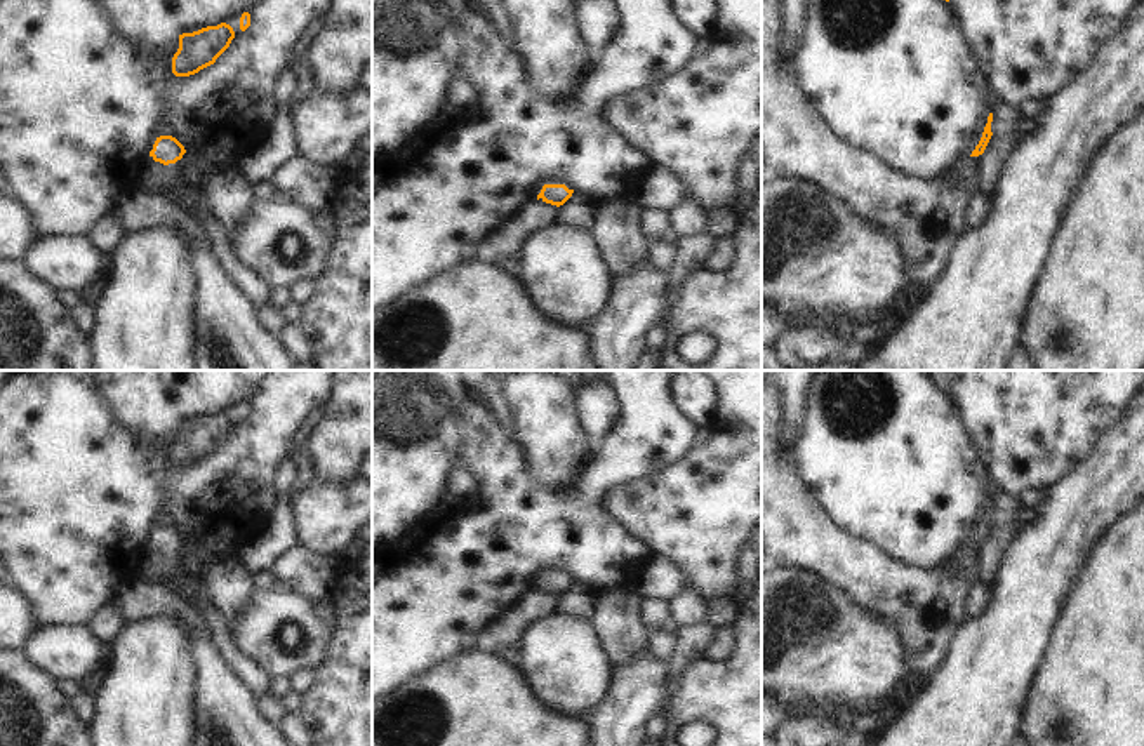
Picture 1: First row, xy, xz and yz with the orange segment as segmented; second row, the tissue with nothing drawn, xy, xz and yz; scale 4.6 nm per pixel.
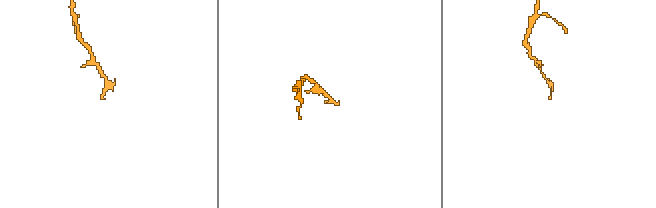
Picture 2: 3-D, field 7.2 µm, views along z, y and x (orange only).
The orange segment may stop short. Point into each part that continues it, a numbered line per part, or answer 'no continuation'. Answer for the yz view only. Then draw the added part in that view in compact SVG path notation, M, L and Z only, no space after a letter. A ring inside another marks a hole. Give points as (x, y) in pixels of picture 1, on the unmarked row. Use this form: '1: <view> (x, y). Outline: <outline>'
1: yz (929, 606). Outline: M762 370L762 555L772 558L777 569L798 567L826 577L843 588L857 603L895 619L909 650L908 675L930 682L948 656L948 647L958 626L968 617L965 598L979 581L979 553L982 544L963 548L949 563L935 570L904 567L880 550L859 541L833 523L822 508L810 497L795 466L793 447L788 442L789 417L782 398L777 370Z

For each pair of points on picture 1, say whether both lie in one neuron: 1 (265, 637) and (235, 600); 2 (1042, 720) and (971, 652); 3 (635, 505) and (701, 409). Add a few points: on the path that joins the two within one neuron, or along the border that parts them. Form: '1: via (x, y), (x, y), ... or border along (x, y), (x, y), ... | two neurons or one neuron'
1: border along (258, 592), (239, 619), (232, 637) | two neurons
2: border along (1038, 666), (1028, 696), (1024, 722), (1019, 727) | two neurons
3: border along (718, 388), (717, 418), (708, 426) | two neurons

